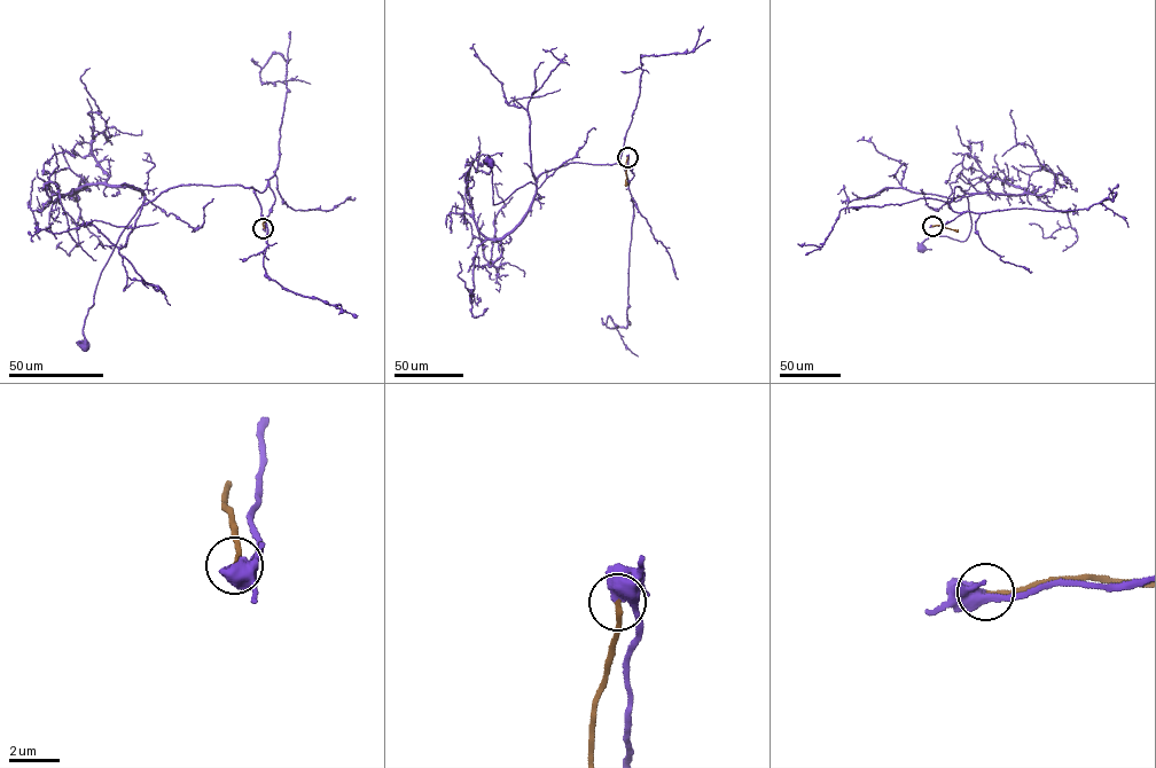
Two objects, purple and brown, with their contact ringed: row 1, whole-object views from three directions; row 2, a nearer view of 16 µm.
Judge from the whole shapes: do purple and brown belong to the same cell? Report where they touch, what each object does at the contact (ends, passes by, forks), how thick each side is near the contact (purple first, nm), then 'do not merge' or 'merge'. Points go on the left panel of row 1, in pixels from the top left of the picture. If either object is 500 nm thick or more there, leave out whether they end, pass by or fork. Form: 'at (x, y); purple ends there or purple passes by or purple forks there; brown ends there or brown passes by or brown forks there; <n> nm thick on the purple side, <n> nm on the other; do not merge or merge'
at (263, 228); purple passes by; brown ends there; 440 nm thick on the purple side, 220 nm on the other; merge

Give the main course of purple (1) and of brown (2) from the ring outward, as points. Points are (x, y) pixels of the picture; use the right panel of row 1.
1: (932, 226), (962, 212), (953, 211), (948, 203), (957, 186), (970, 194), (968, 238), (930, 236), (921, 249)
2: (932, 226), (958, 232)

